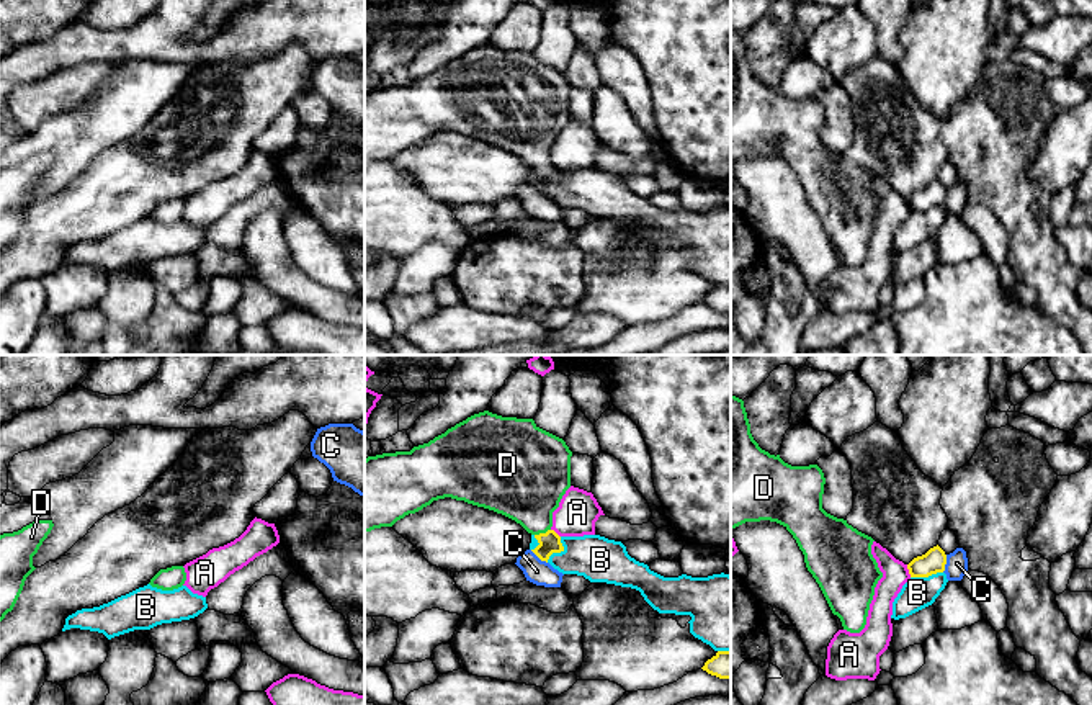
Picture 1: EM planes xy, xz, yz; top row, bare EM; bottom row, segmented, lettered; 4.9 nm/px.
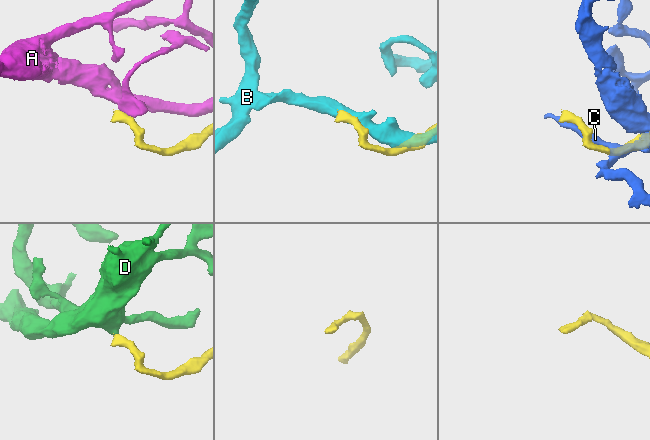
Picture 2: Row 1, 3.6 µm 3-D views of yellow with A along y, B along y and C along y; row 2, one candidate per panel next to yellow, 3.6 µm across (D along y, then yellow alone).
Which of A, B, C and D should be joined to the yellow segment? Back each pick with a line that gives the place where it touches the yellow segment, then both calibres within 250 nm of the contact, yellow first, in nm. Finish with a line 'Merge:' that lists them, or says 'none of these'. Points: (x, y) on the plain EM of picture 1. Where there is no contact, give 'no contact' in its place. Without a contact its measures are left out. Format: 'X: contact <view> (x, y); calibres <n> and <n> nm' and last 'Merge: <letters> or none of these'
D: contact xz (541, 167); calibres 110 and 360 nm
Merge: D

